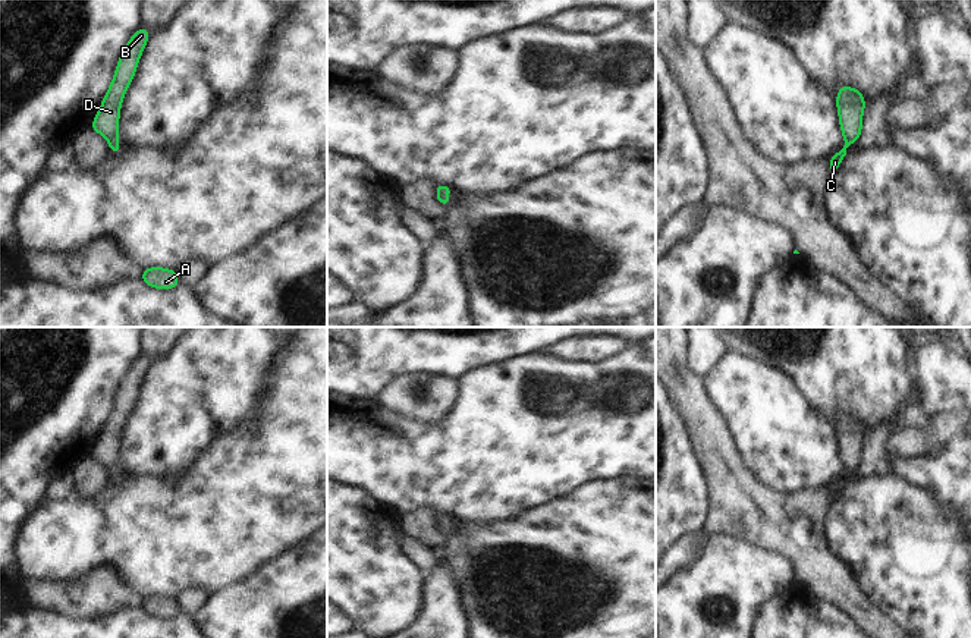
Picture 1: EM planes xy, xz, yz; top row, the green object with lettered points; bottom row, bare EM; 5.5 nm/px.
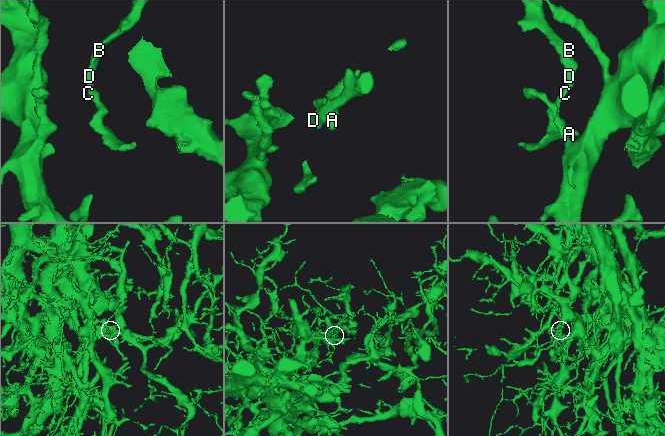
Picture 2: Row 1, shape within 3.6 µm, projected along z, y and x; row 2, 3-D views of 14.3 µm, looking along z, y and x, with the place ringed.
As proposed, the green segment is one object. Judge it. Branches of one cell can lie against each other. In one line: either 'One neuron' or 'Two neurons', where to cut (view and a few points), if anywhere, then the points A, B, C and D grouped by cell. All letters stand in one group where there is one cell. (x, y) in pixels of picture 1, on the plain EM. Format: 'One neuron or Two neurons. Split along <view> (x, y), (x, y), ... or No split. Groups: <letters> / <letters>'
One neuron. No split. Groups: A B C D

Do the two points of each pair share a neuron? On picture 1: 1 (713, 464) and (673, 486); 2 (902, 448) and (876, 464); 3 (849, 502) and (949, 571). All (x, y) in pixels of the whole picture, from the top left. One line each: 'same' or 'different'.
1: different
2: different
3: same

